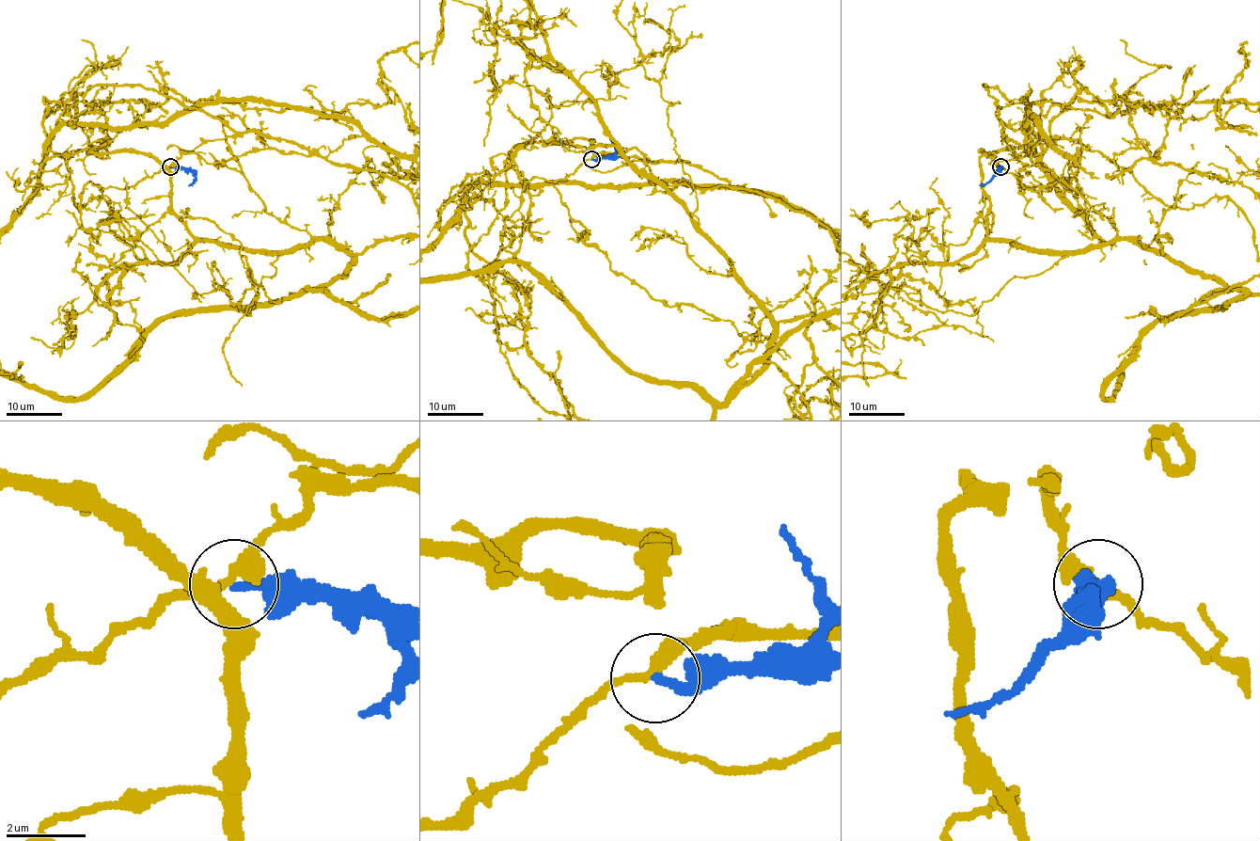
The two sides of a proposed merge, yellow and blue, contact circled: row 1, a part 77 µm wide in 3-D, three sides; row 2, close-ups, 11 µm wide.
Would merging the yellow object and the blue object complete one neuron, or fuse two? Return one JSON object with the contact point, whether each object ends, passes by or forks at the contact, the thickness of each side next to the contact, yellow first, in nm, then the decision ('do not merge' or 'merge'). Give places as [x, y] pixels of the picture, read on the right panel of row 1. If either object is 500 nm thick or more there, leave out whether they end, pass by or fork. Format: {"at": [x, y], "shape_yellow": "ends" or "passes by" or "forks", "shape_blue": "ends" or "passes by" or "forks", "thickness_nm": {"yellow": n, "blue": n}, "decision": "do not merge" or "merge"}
{"at": [1000, 166], "shape_yellow": "passes by", "shape_blue": "ends", "thickness_nm": {"yellow": 260, "blue": 260}, "decision": "do not merge"}

